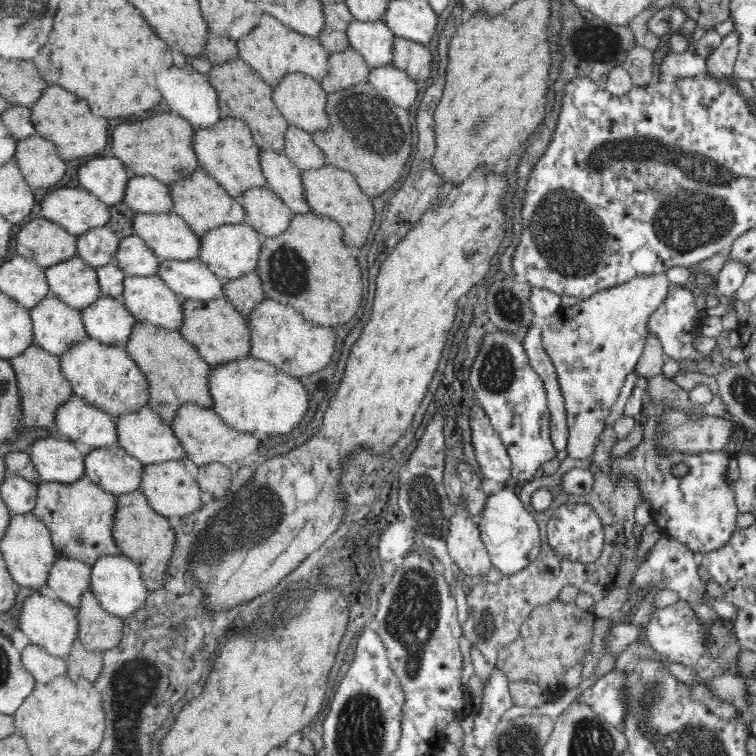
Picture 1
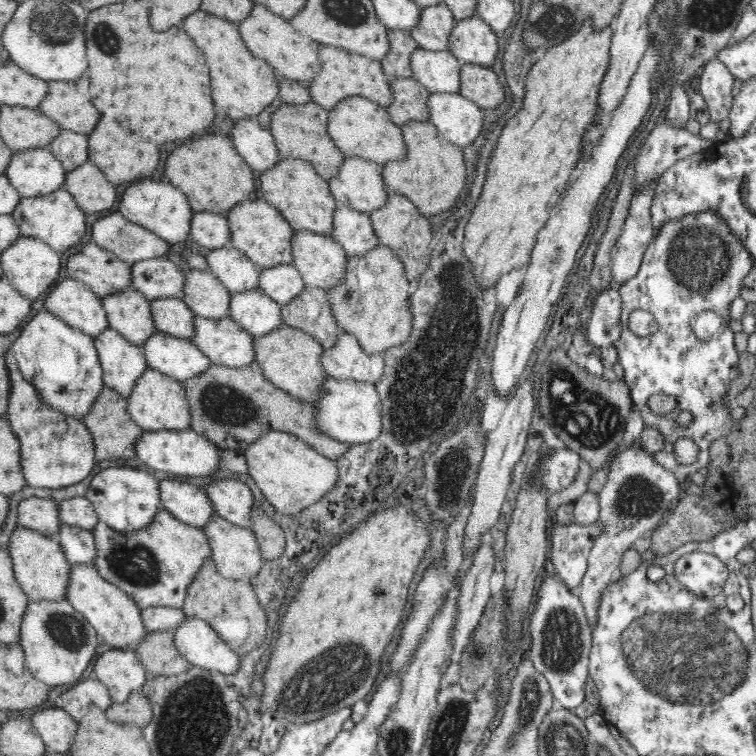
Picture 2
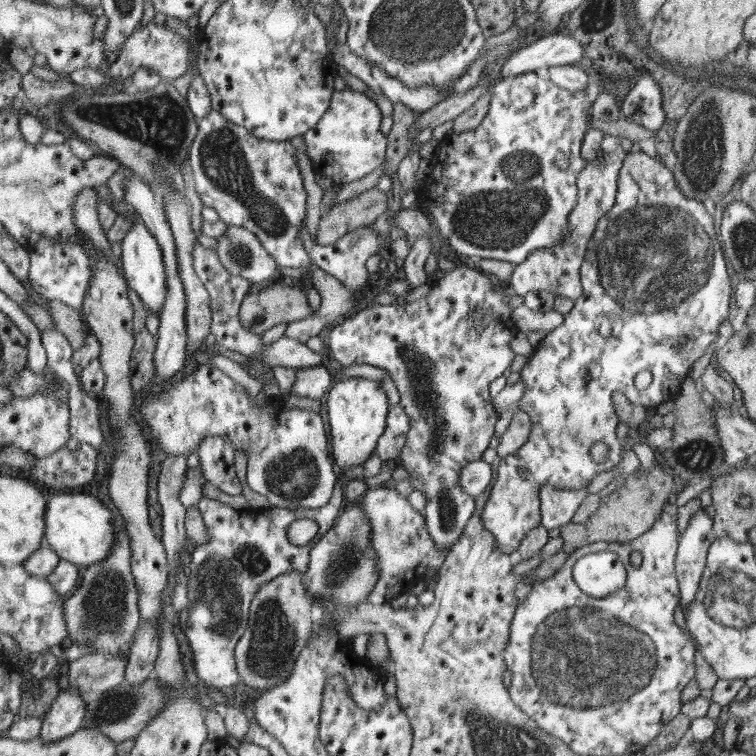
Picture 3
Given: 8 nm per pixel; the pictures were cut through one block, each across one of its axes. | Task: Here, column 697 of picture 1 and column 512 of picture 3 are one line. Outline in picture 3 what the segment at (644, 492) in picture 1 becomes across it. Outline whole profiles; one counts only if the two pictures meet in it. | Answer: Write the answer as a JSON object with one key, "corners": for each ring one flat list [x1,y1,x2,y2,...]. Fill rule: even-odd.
{"corners":[[640,148,633,152,628,152,623,156,623,168,619,173,618,193,616,194,615,205,604,214,602,220,599,221,598,228,595,230,594,236,591,238,590,248,587,249,587,255,581,266,581,279,583,284,583,295,576,299,574,308,569,314,564,315,562,324,555,330,546,334,545,338,537,345,532,355,528,357,528,361,521,371,521,379,524,382,524,396,519,401,518,406,525,414,531,418,533,428,531,429,530,438,527,444,518,449,514,454,502,457,498,472,496,472,496,480,492,484,490,496,484,505,482,512,483,522,490,533,495,534,496,542,498,542,501,550,508,555,516,555,516,551,522,545,523,538,527,536,536,526,542,524,542,510,540,510,540,489,544,485,553,485,562,489,581,489,590,484,600,472,606,472,613,466,616,466,622,460,622,452,620,452,620,442,616,438,616,424,618,424,618,416,612,404,612,394,614,392,622,392,628,400,634,405,641,405,647,410,656,408,660,404,674,401,680,395,680,386,683,386,684,378,688,374,688,370,692,368,692,364,696,360,700,360,708,346,718,339,718,330,720,325,727,319,730,305,731,283,732,280,728,276,725,261,723,259,723,250,720,247,716,228,714,228,714,220,712,216,706,212,704,204,694,200,694,198,686,198,684,192,680,190,679,182,676,178,672,178,670,170,664,168,664,164,656,161,653,157,648,156],[641,370,650,370,653,379,645,390,639,390,634,385,634,378],[596,442,604,442,608,444,608,456,606,462,596,464,590,458,590,447]]}

